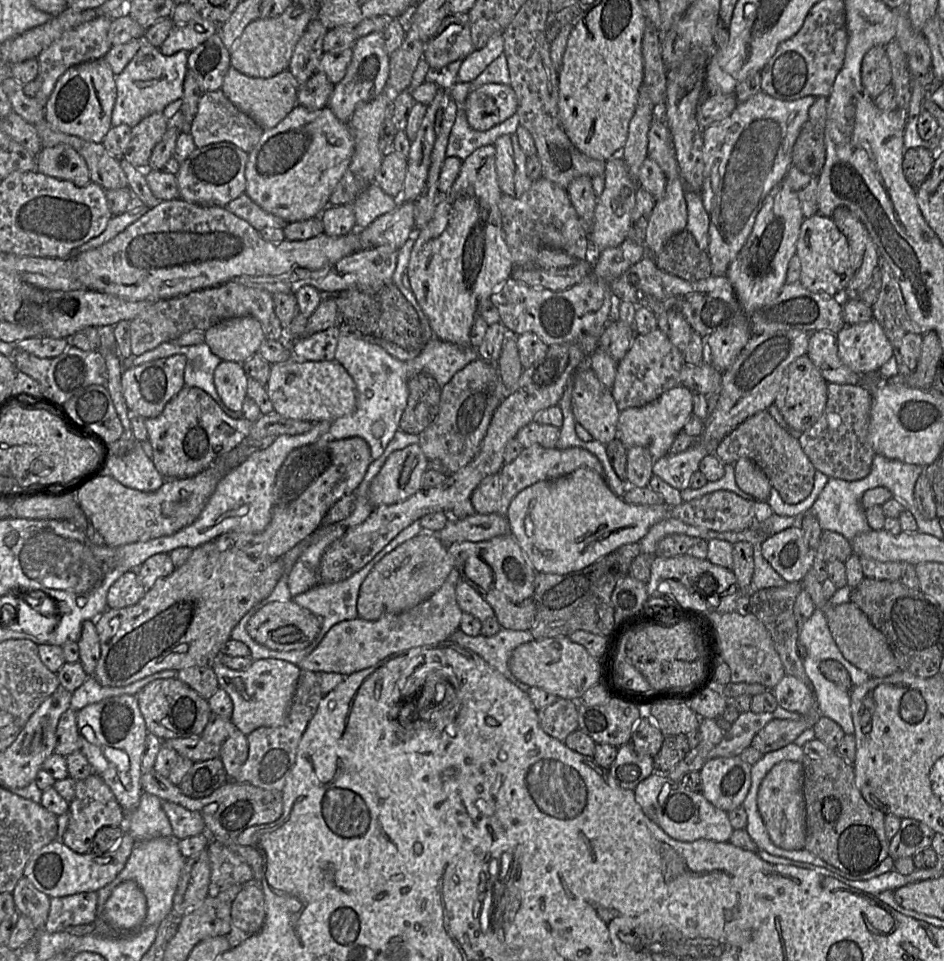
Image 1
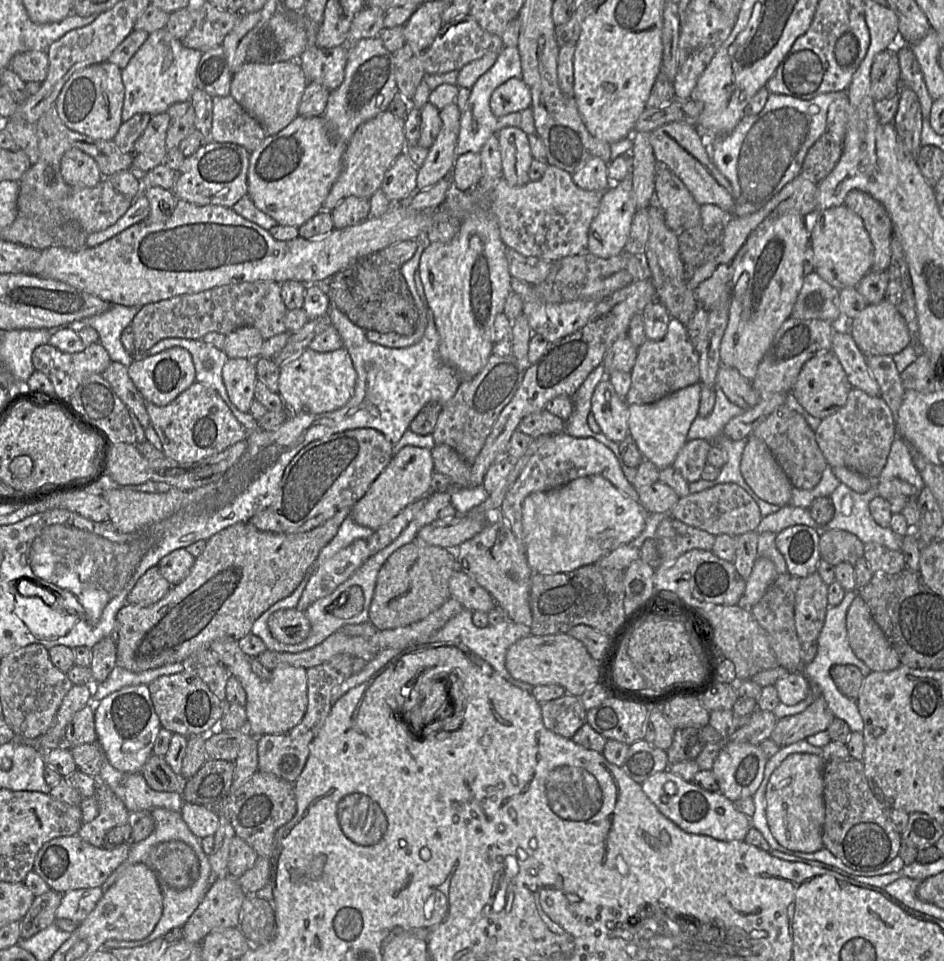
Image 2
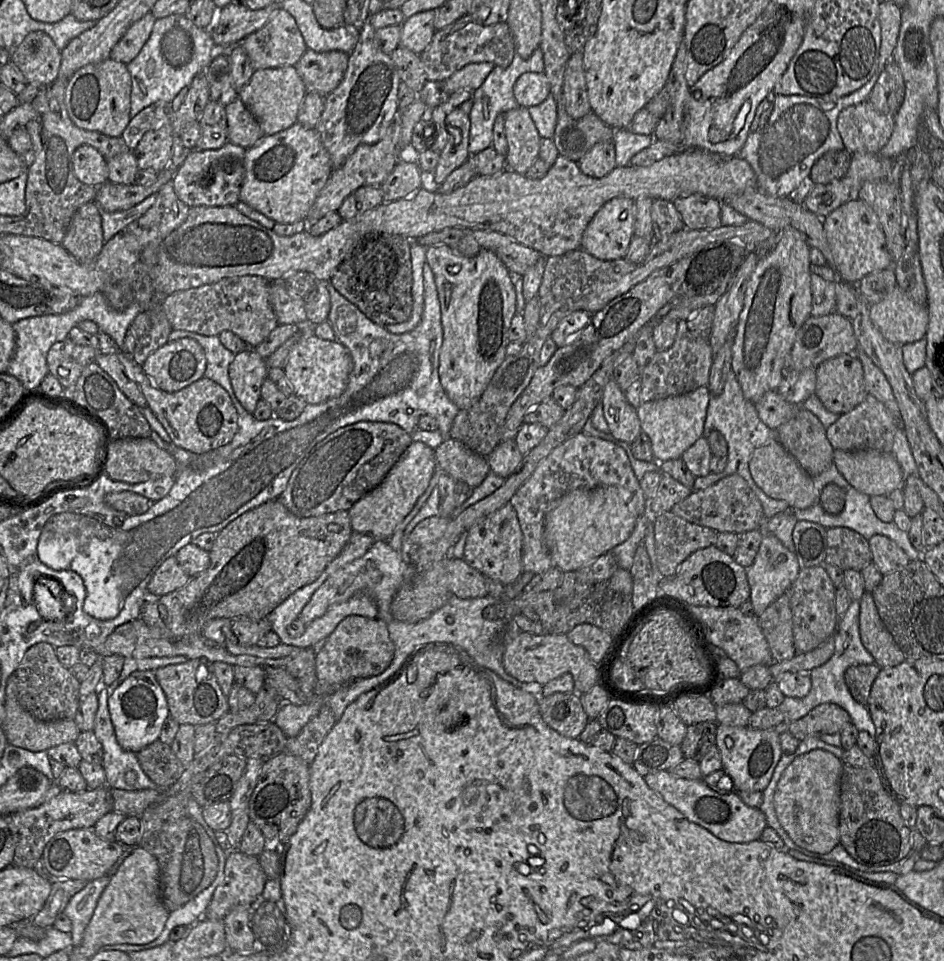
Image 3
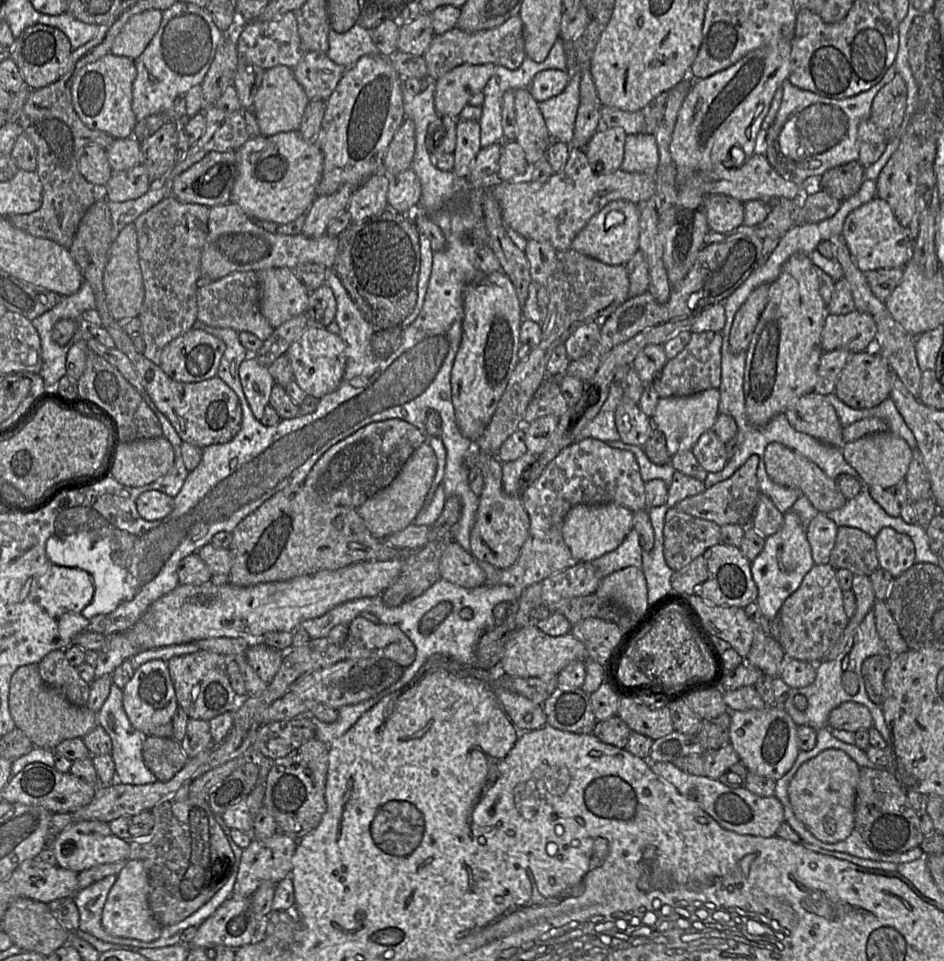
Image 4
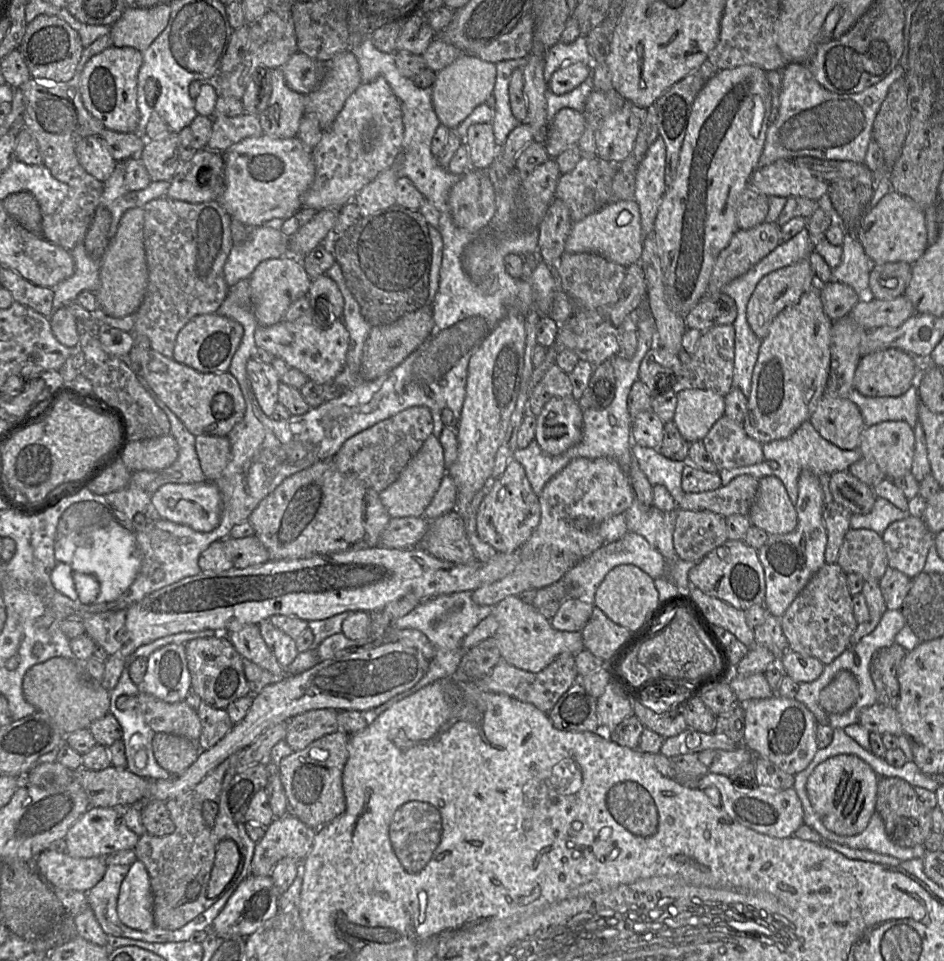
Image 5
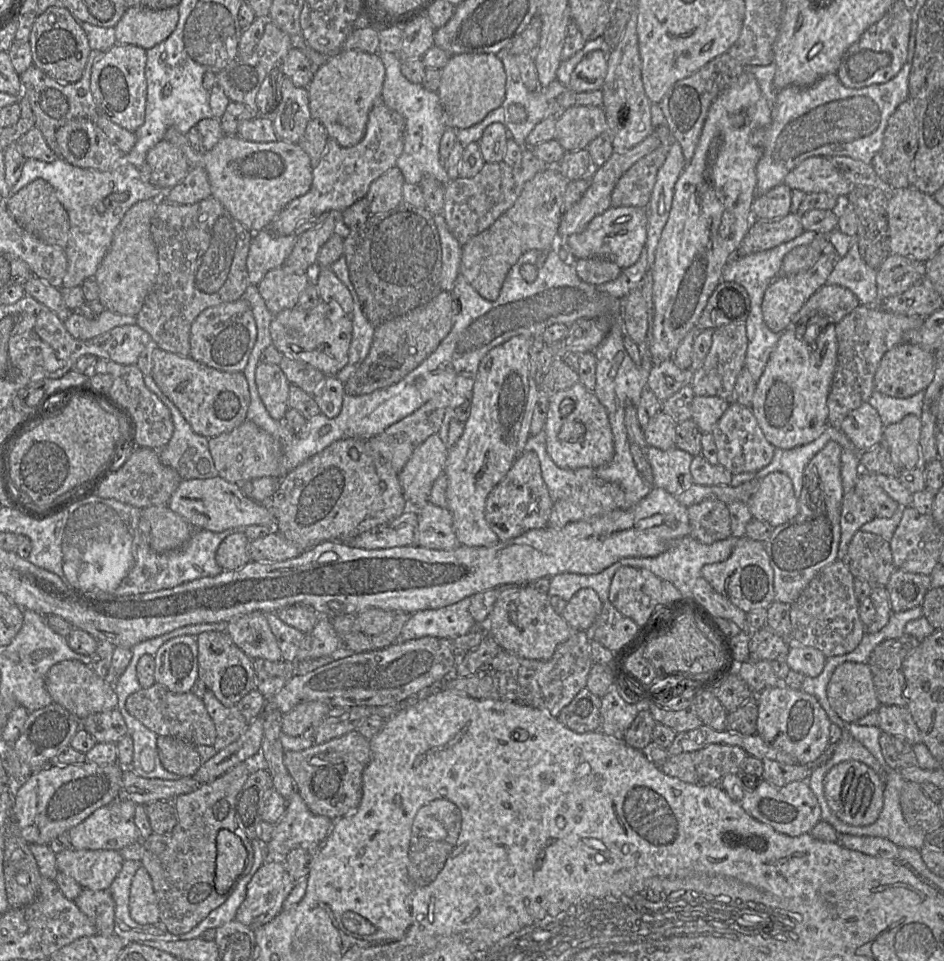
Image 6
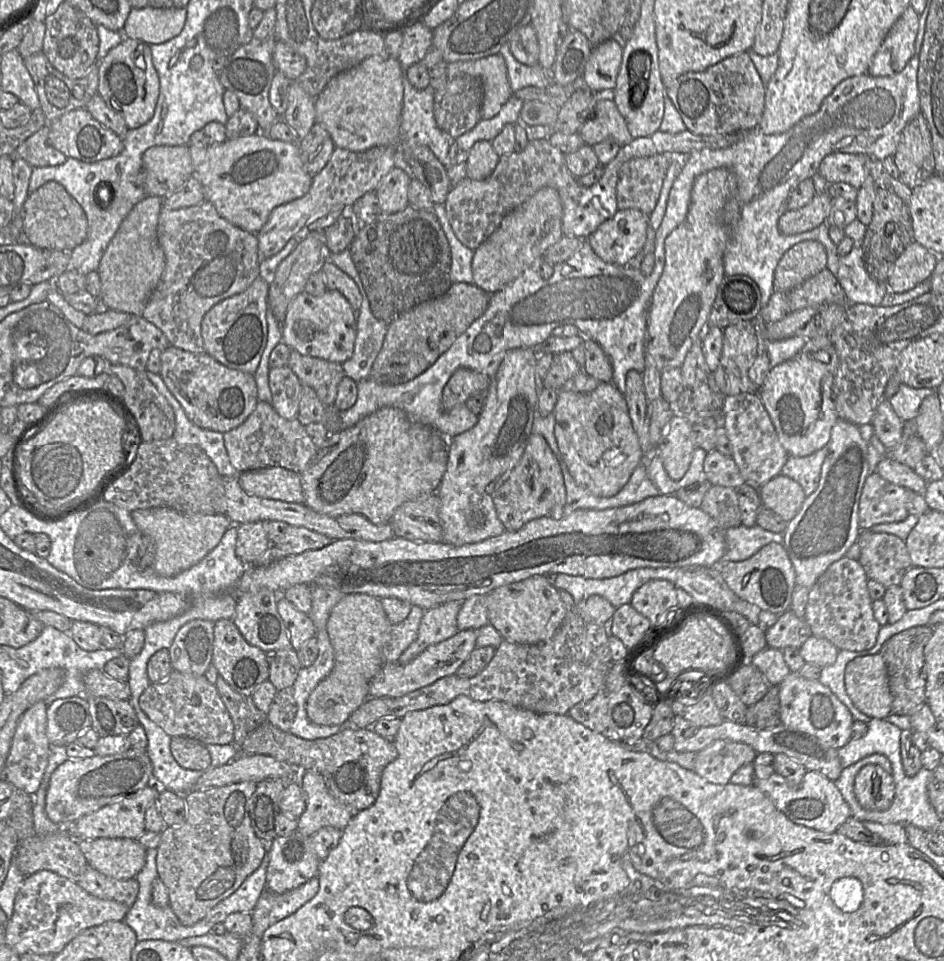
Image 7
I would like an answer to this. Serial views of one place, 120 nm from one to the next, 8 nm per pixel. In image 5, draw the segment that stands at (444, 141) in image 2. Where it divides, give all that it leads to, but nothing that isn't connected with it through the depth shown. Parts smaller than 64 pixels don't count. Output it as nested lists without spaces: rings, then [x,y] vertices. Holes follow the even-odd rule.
[[[473,124],[467,130],[465,143],[469,149],[472,168],[484,170],[491,167],[499,157],[491,124]]]

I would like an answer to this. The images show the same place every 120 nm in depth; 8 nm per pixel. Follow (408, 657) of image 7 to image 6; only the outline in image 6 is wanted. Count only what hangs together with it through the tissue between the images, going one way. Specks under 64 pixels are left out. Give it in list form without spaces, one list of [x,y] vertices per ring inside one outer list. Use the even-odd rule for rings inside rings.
[[[471,597],[438,609],[417,611],[408,616],[401,629],[400,641],[422,637],[456,639],[479,625],[469,612]]]

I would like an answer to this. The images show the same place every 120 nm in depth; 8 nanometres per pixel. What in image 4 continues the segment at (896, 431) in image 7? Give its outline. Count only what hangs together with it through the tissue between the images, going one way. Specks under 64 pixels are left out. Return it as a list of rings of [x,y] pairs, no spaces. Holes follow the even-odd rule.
[[[811,392],[796,399],[784,413],[797,431],[813,436],[832,446],[841,448],[843,425],[827,395]]]

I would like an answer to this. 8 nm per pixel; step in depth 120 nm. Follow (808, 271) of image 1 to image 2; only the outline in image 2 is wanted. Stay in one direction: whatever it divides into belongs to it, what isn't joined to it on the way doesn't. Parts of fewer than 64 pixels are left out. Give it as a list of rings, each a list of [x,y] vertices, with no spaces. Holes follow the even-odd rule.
[[[844,204],[813,212],[806,217],[809,246],[814,253],[814,272],[838,290],[857,287],[871,271],[873,247],[860,216]]]

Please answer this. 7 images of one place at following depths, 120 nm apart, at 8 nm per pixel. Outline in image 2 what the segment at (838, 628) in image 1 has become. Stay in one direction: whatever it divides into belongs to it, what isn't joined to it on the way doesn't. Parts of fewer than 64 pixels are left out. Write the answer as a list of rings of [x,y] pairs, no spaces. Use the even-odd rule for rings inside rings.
[[[858,595],[848,608],[846,630],[851,649],[870,671],[888,672],[900,666],[895,651]]]

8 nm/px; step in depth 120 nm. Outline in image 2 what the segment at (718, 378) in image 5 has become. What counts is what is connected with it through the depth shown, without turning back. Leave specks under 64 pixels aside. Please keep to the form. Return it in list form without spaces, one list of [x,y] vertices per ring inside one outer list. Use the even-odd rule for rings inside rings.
[[[672,318],[662,340],[647,339],[637,348],[636,361],[630,372],[631,386],[624,401],[628,405],[651,404],[680,389],[699,383],[699,358],[699,352],[689,340],[686,326]]]

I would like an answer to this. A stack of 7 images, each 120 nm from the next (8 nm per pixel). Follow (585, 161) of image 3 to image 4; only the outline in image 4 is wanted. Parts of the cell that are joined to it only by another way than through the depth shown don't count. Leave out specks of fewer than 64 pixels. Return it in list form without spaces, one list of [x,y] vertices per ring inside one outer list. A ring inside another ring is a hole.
[[[620,127],[598,130],[586,145],[584,152],[597,174],[610,174],[623,162],[627,134]]]

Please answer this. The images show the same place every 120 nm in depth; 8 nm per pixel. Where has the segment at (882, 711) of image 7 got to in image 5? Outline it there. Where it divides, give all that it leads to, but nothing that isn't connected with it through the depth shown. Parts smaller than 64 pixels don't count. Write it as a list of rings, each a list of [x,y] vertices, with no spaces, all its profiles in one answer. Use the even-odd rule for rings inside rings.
[[[842,670],[819,693],[819,705],[827,714],[843,714],[850,710],[859,698],[856,677]]]

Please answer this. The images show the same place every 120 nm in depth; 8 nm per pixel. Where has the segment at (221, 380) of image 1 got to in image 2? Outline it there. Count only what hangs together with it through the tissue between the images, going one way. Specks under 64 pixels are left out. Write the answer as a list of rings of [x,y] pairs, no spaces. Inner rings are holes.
[[[229,358],[223,365],[222,379],[231,402],[240,411],[248,412],[257,379],[255,360]]]

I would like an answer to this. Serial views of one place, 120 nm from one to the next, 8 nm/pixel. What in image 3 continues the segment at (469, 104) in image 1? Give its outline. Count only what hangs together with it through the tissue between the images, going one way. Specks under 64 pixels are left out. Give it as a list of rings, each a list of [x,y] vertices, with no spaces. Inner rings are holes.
[[[526,72],[517,79],[513,93],[520,106],[532,107],[550,95],[550,84],[544,73]]]

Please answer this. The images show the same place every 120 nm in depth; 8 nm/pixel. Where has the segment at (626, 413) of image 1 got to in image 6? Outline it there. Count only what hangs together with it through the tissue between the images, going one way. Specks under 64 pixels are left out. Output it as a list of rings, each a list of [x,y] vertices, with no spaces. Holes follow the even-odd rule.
[[[696,396],[691,405],[691,417],[700,431],[711,432],[717,421],[727,410],[729,402],[717,396]]]

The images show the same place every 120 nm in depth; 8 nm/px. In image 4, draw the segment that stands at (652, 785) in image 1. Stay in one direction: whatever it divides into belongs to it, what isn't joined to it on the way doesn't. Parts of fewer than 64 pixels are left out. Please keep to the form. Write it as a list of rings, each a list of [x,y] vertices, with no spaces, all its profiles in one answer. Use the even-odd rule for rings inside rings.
[[[650,762],[651,770],[671,783],[682,795],[694,800],[703,811],[722,828],[741,835],[774,837],[779,826],[785,822],[784,809],[775,796],[761,797],[744,787],[731,788],[718,779],[696,776],[683,772],[672,762]]]

